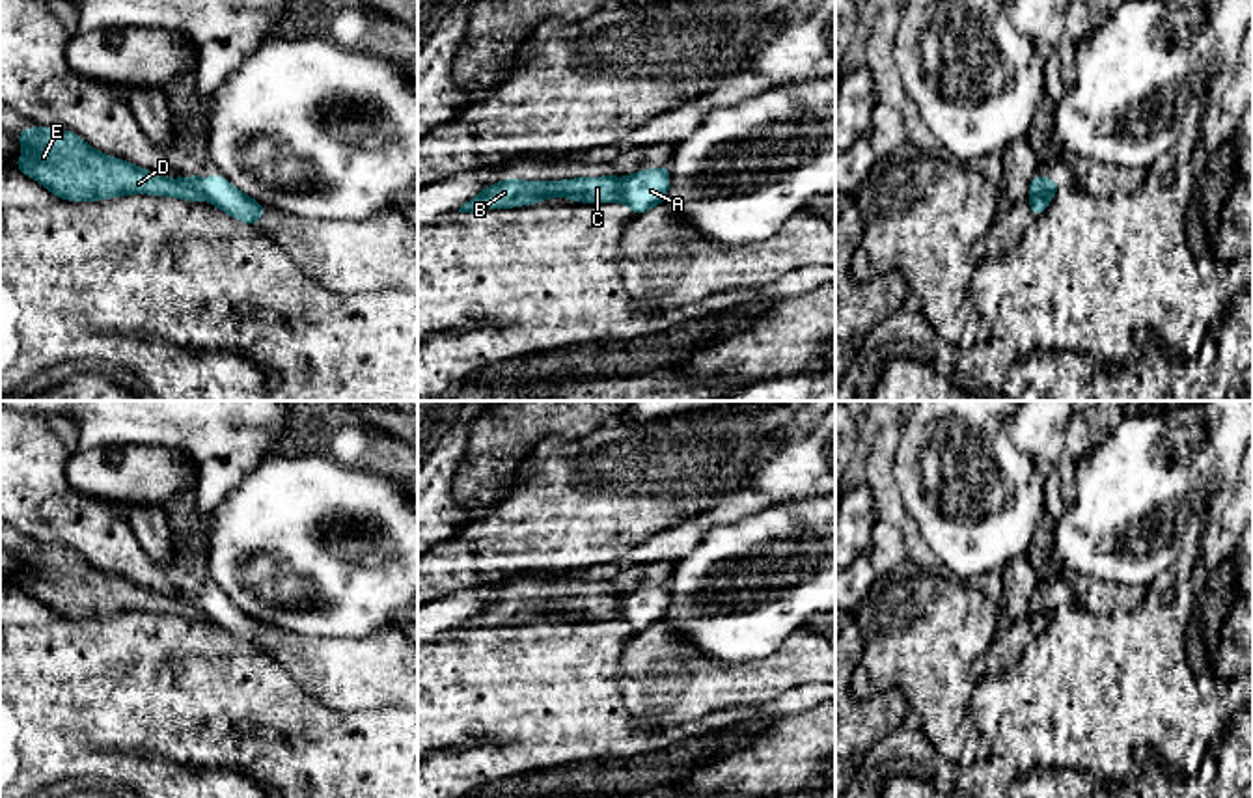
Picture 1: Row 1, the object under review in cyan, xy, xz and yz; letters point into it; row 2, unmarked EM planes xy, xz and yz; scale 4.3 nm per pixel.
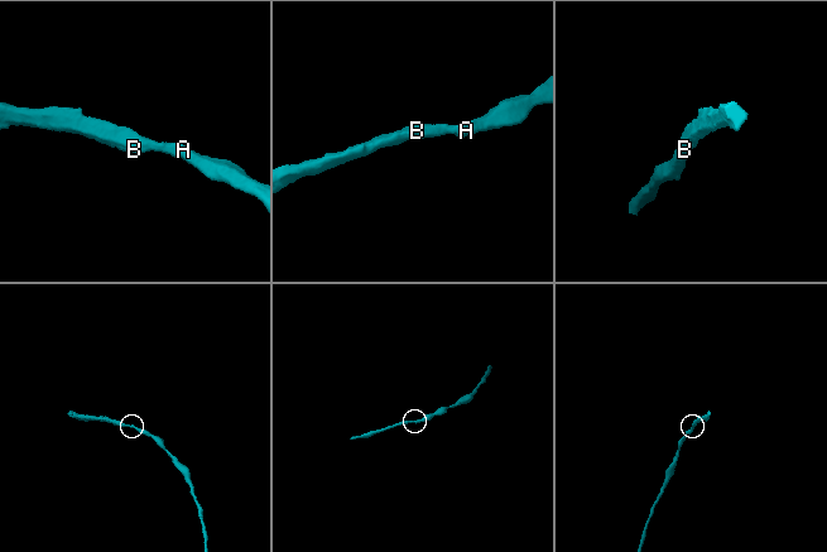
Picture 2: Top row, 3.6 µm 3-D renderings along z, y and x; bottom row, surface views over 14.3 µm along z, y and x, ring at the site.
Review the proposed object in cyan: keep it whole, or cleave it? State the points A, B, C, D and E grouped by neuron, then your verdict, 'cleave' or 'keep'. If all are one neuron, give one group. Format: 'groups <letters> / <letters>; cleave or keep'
groups A / B C D E; cleave

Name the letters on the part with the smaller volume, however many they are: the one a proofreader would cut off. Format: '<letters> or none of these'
B, C, D, E

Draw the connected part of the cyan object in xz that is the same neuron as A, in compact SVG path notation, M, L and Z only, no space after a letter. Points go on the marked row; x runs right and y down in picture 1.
M669 166L654 170L640 170L628 177L621 177L619 201L625 203L636 216L662 205L671 188Z

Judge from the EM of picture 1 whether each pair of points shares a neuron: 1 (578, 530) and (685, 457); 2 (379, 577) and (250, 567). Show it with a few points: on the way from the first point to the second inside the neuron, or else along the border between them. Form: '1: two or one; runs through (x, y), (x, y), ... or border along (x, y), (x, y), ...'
1: one; runs through (605, 504), (629, 480), (659, 474)
2: one; runs through (347, 567), (282, 567)

